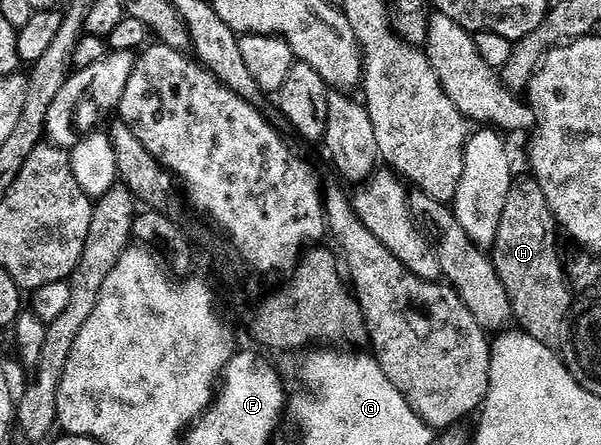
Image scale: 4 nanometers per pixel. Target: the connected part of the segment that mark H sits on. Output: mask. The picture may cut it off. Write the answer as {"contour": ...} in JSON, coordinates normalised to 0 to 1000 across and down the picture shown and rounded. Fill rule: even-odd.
{"contour":[[[877,400],[865,422],[864,416],[852,420],[834,481],[834,508],[820,560],[824,613],[850,674],[855,726],[864,726],[859,730],[894,769],[918,778],[928,775],[930,762],[930,771],[938,762],[945,735],[943,699],[950,692],[950,656],[943,649],[930,580],[917,551],[915,512],[923,510],[923,488],[910,465],[900,418],[889,400]]]}

